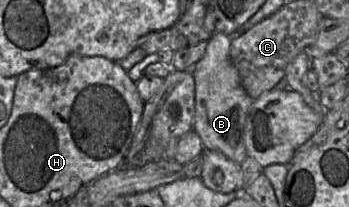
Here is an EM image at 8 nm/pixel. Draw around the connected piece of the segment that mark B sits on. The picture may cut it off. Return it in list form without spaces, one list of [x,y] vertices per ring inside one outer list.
[[[224,33],[213,34],[208,40],[203,57],[189,70],[195,80],[195,110],[192,131],[199,135],[205,150],[219,151],[236,163],[242,164],[248,156],[243,131],[247,113],[254,99],[244,89],[239,73],[230,59],[231,38],[232,36]]]

